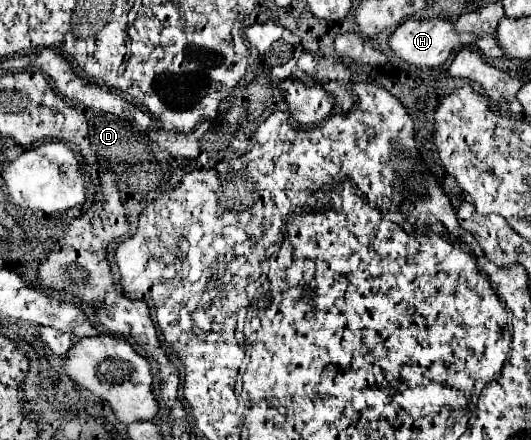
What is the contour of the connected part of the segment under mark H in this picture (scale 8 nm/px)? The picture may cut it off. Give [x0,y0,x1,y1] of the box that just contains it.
[389,20,473,68]

